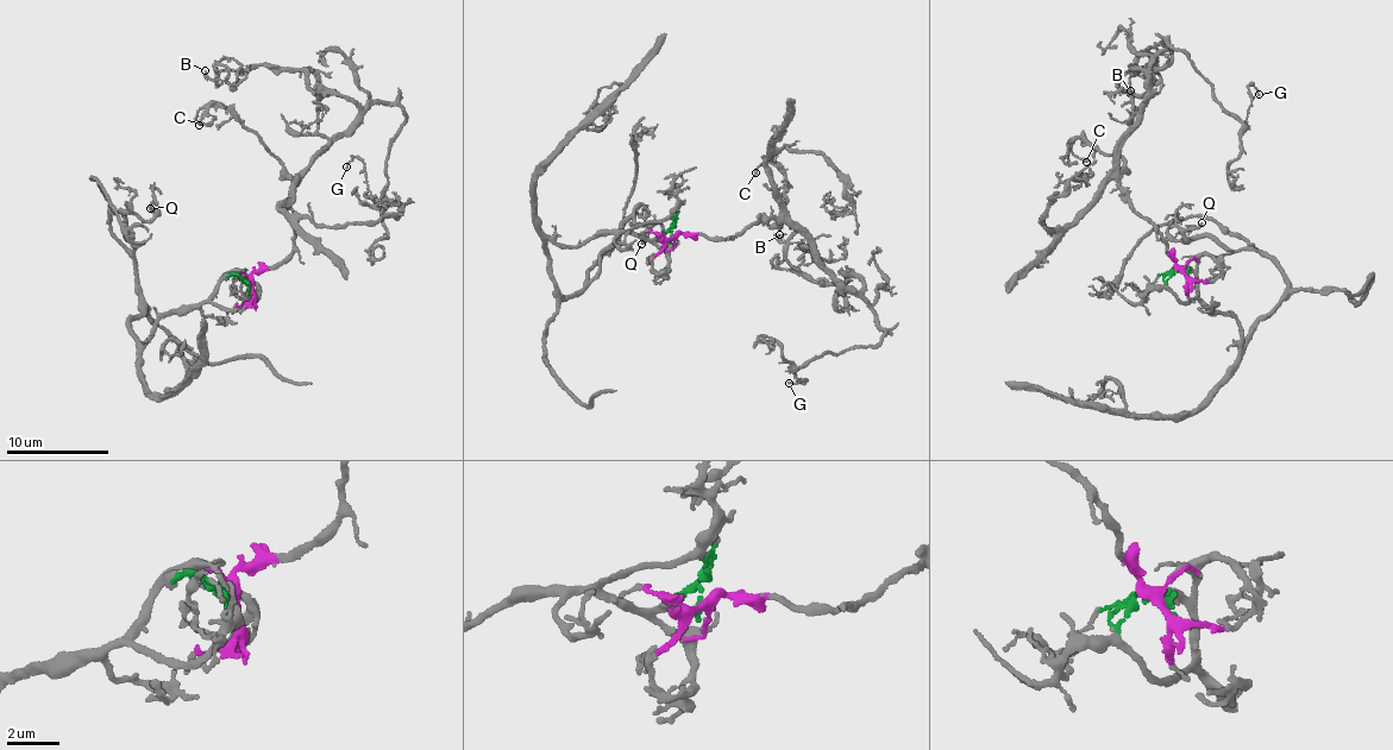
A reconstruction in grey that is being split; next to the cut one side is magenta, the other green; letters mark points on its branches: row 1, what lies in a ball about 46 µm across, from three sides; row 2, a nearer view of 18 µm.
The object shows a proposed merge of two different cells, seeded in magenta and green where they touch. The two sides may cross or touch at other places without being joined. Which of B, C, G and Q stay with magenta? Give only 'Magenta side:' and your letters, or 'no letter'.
Magenta side: B, C, G

